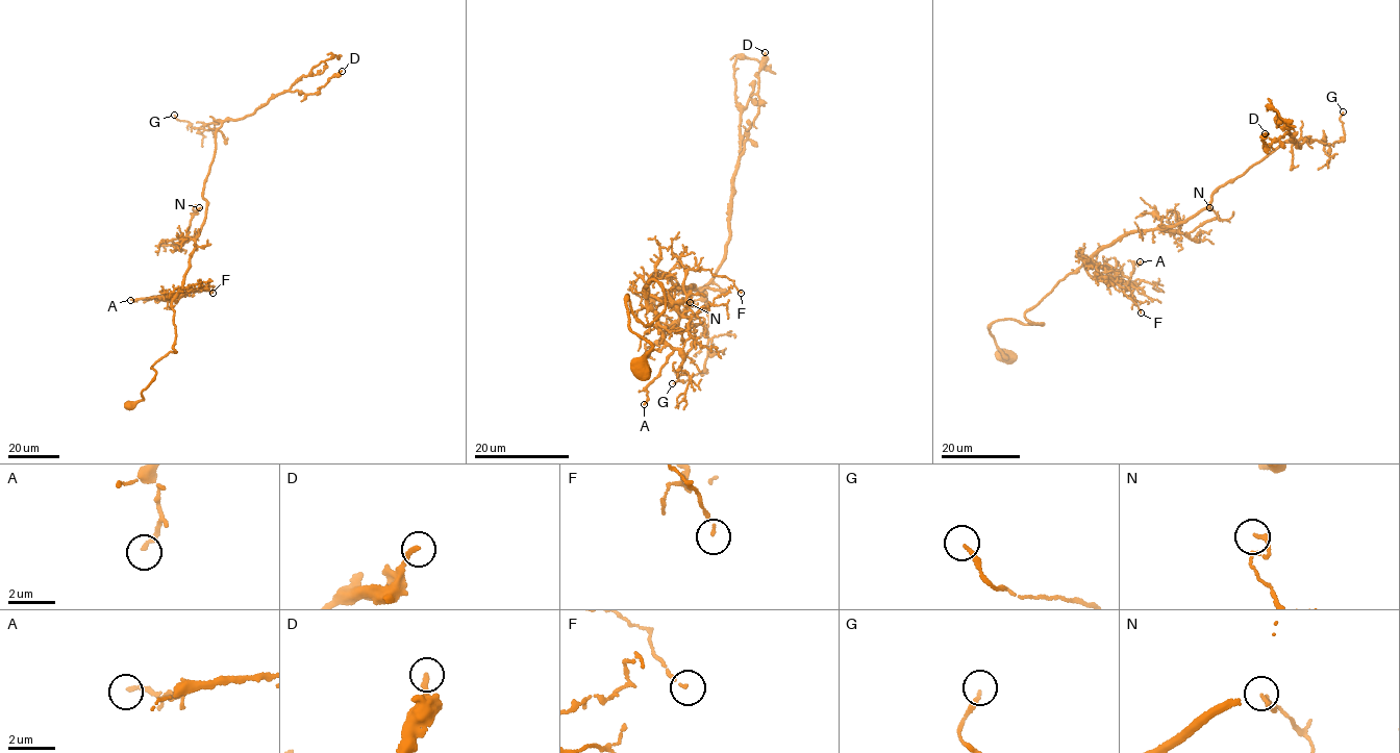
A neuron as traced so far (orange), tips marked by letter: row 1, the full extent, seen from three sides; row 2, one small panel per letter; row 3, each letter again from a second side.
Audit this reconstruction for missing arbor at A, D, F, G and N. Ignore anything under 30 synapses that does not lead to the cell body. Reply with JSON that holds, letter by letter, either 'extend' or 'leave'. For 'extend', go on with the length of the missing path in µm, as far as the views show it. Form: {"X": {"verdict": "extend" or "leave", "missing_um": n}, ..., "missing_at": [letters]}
{"A": {"verdict": "leave"}, "D": {"verdict": "leave"}, "F": {"verdict": "leave"}, "G": {"verdict": "leave"}, "N": {"verdict": "leave"}, "missing_at": []}

